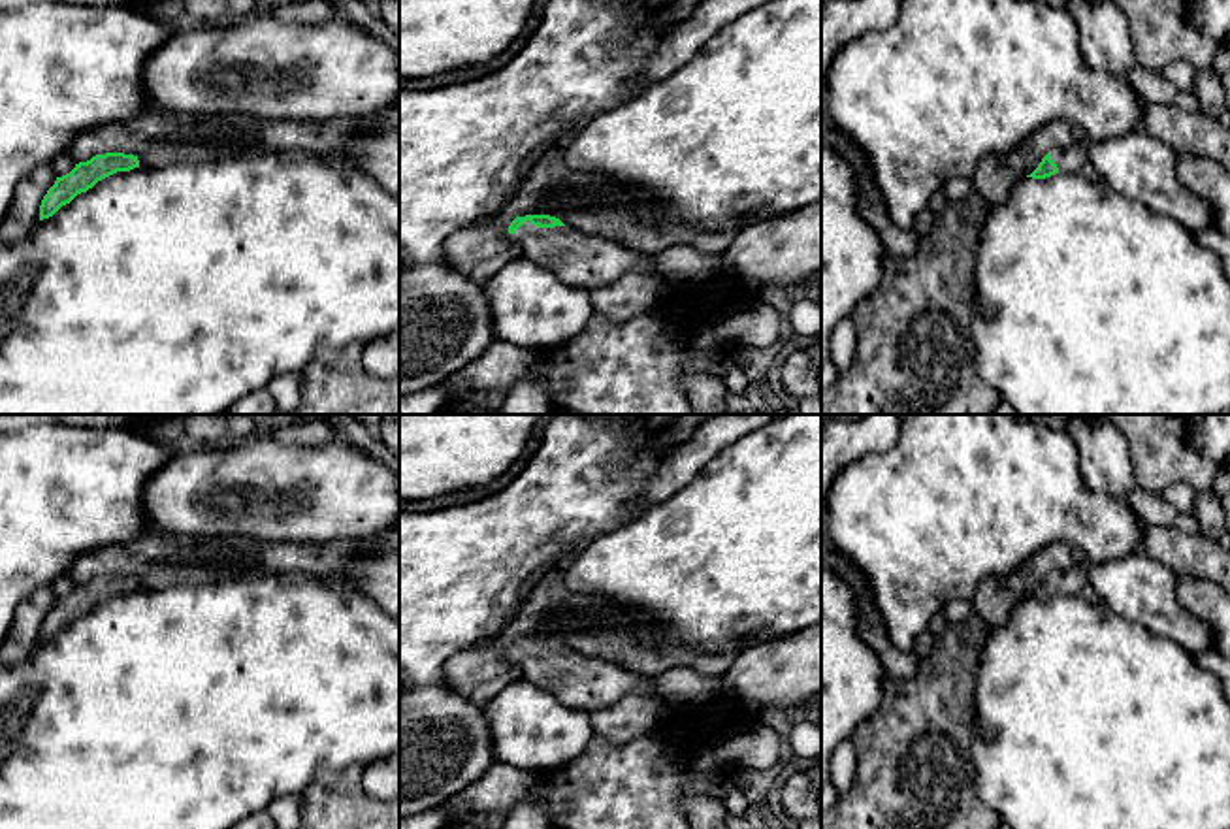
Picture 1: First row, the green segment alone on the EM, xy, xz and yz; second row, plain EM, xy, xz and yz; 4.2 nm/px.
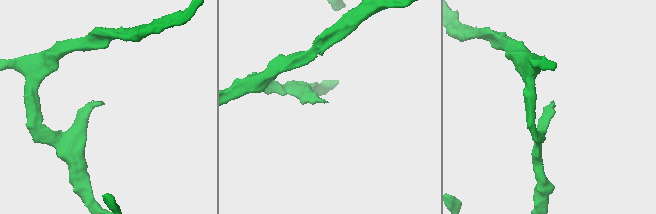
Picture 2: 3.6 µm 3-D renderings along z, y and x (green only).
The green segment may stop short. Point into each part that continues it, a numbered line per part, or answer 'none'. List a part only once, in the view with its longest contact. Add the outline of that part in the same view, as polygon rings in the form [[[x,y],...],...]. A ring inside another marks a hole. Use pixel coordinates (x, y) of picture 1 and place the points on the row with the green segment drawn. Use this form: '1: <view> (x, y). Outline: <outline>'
1: xz (584, 260). Outline: [[[526,220],[509,236],[520,243],[524,258],[533,258],[571,286],[608,286],[627,273],[659,277],[669,288],[676,284],[667,281],[646,254],[567,226],[539,228]]]

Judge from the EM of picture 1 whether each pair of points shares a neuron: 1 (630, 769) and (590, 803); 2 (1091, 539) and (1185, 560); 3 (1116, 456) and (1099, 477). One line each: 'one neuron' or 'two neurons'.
1: one neuron
2: two neurons
3: one neuron

